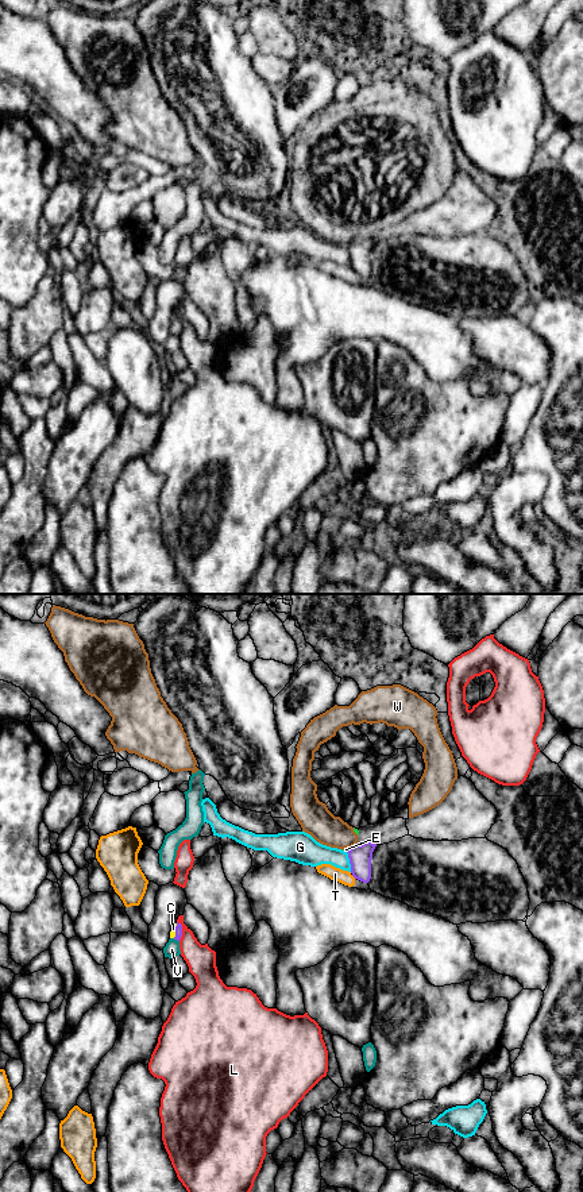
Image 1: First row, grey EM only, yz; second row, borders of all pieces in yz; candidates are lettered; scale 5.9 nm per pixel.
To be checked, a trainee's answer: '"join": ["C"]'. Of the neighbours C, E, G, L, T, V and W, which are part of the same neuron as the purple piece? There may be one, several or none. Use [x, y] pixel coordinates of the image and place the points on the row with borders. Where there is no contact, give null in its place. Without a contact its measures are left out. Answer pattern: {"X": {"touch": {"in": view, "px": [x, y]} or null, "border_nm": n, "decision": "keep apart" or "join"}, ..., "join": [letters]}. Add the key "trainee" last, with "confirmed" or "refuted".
{"C": {"touch": {"in": "yz", "px": [176, 930]}, "border_nm": 90, "decision": "join"}, "E": {"touch": {"in": "yz", "px": [348, 851]}, "border_nm": 40, "decision": "keep apart"}, "G": {"touch": {"in": "yz", "px": [350, 861]}, "border_nm": 120, "decision": "keep apart"}, "L": {"touch": {"in": "yz", "px": [181, 930]}, "border_nm": 120, "decision": "keep apart"}, "T": {"touch": {"in": "yz", "px": [354, 876]}, "border_nm": 40, "decision": "keep apart"}, "V": {"touch": {"in": "yz", "px": [176, 938]}, "border_nm": 40, "decision": "keep apart"}, "W": {"touch": {"in": "yz", "px": [352, 847]}, "border_nm": 40, "decision": "keep apart"}, "join": ["C"], "trainee": "confirmed"}

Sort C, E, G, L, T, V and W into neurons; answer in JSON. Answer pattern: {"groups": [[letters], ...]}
{"groups": [["C"], ["E", "W"], ["G"], ["L"], ["T"], ["V"]]}

